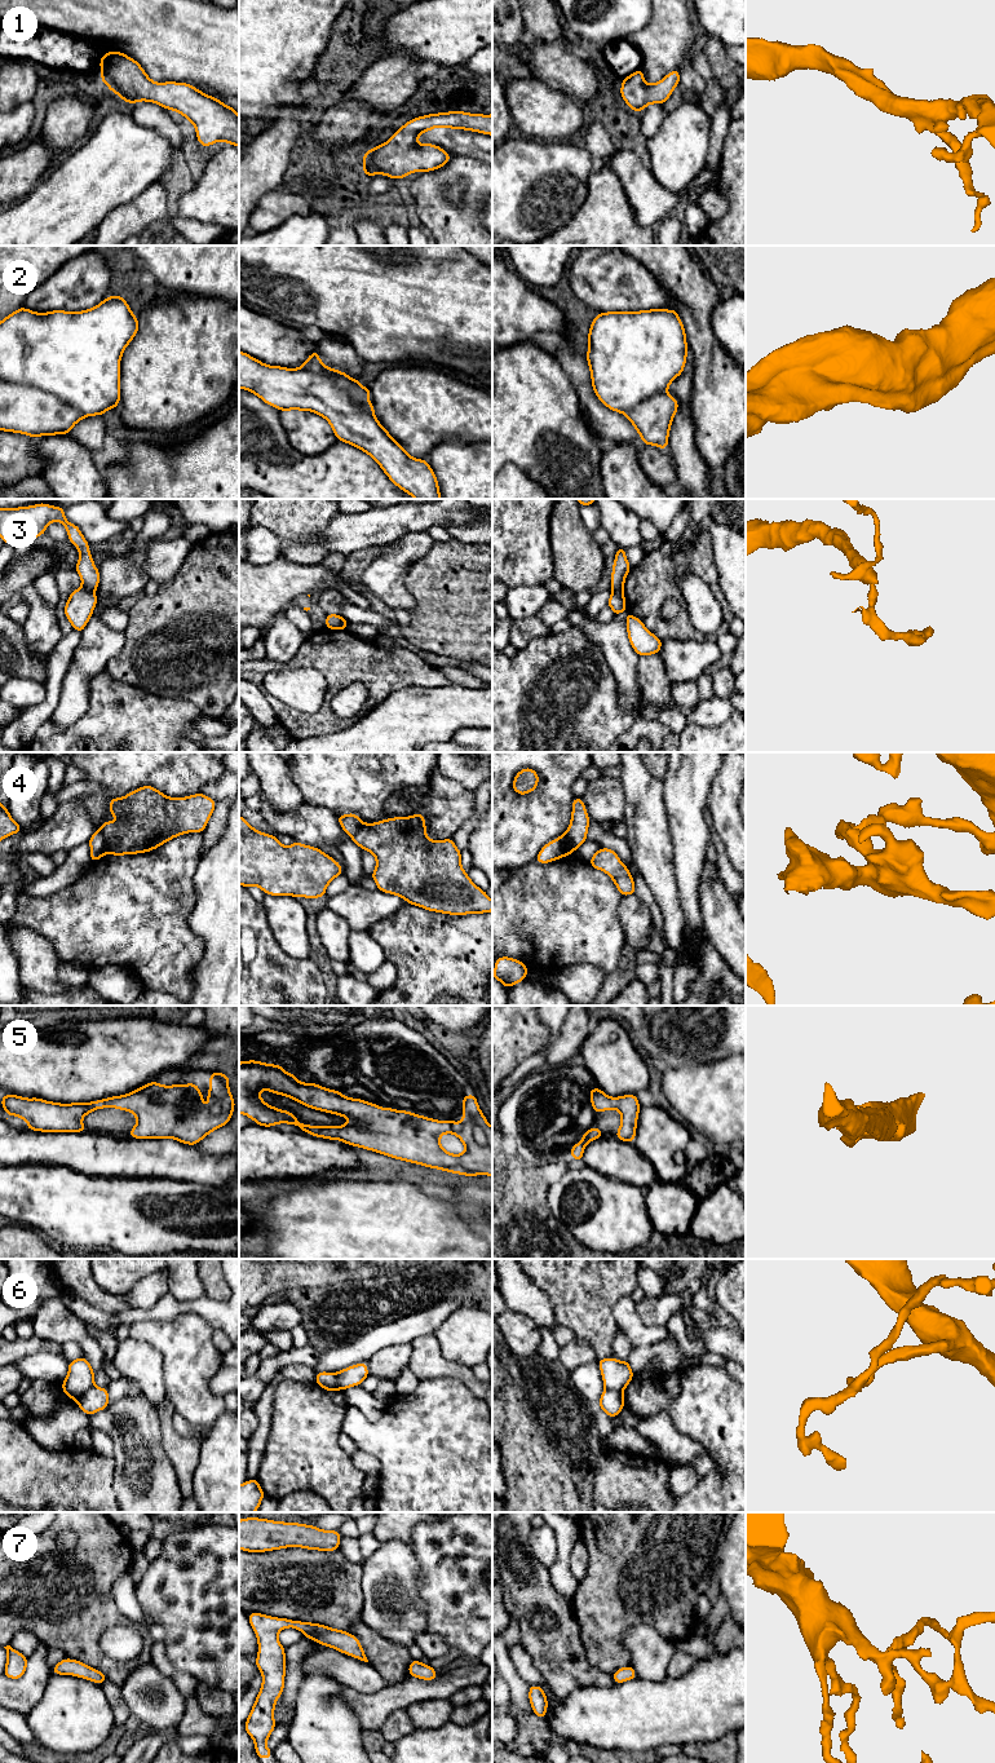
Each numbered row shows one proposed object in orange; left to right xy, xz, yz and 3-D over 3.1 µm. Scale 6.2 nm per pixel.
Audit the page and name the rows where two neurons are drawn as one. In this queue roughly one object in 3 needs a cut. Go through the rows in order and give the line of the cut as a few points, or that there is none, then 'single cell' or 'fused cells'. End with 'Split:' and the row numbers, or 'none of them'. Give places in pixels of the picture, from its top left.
1: no cut | single cell
2: no cut | single cell
3: xy (83, 586), (93, 593) | fused cells
4: xy (97, 830), (104, 838), (107, 852) | fused cells
5: no cut | single cell
6: xy (93, 1384), (78, 1400) | fused cells
7: no cut | single cell
Split: 3, 4, 6

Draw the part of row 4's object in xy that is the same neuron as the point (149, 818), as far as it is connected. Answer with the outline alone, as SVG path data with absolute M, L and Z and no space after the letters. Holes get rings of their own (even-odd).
M142 786L124 797L111 799L109 807L111 816L121 822L106 821L98 831L105 838L107 853L123 856L150 852L182 834L203 832L216 801L202 792L186 797L168 797L152 786Z

